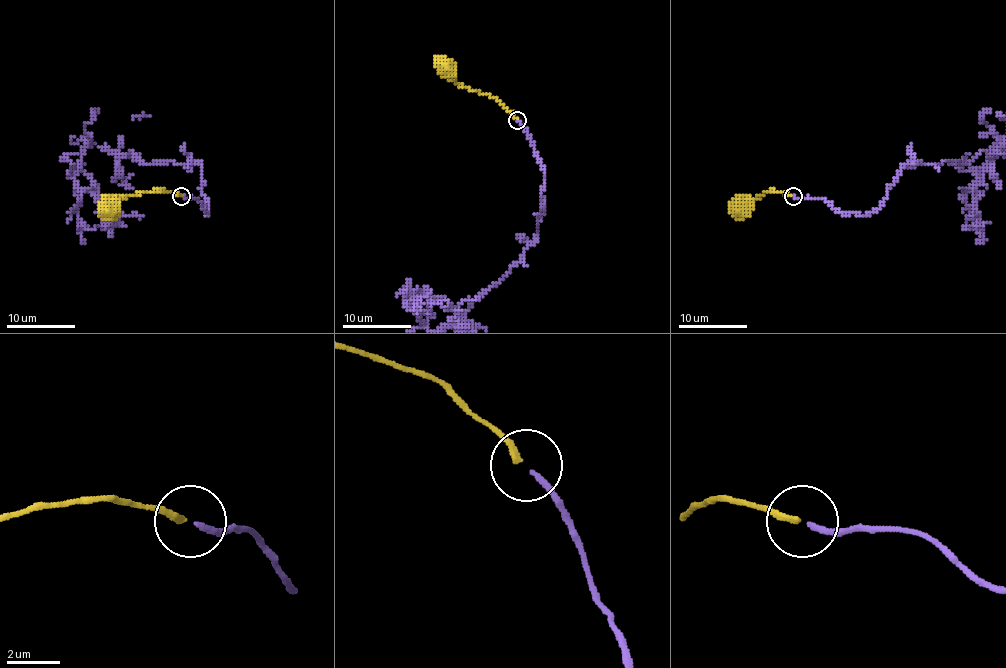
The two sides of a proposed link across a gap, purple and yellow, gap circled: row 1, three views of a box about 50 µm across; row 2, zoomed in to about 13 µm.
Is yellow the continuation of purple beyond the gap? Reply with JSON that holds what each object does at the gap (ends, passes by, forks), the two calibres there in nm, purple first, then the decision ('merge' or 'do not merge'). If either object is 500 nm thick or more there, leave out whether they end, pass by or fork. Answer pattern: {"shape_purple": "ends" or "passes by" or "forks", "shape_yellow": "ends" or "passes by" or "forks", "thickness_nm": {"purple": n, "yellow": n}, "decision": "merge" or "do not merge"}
{"shape_purple": "ends", "shape_yellow": "ends", "thickness_nm": {"purple": 220, "yellow": 260}, "decision": "merge"}

